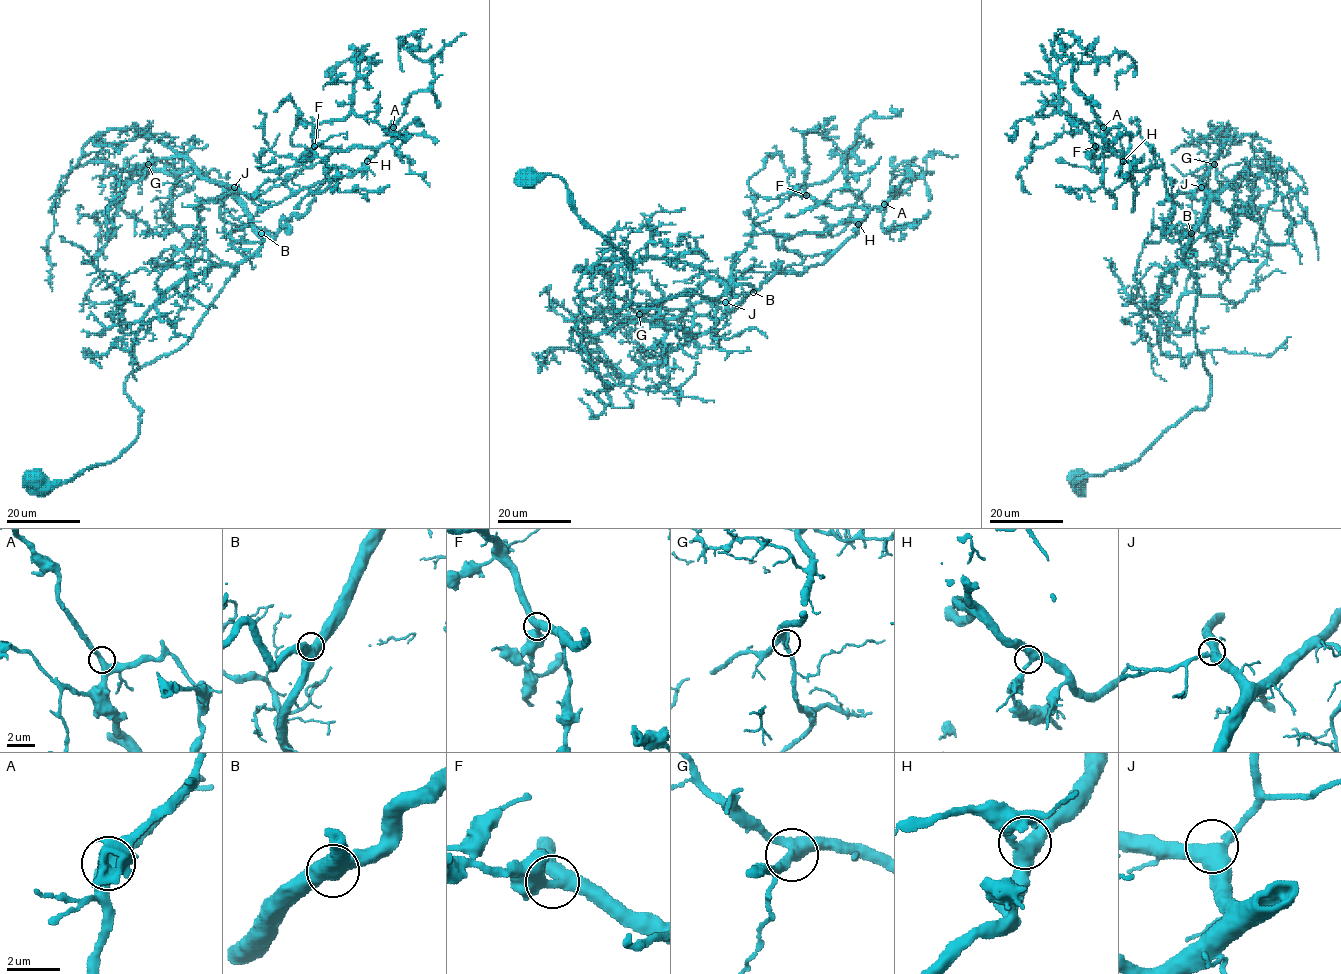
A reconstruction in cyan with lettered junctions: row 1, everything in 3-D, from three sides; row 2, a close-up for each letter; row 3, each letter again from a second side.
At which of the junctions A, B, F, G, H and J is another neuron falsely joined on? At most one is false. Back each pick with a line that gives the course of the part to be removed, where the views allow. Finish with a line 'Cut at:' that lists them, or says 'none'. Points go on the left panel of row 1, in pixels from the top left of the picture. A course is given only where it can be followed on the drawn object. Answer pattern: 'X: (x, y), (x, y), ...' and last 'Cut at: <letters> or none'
Cut at: none

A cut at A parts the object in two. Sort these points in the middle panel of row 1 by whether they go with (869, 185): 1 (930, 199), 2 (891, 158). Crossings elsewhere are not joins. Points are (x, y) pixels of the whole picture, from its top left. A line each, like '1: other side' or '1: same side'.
1: other side
2: other side

